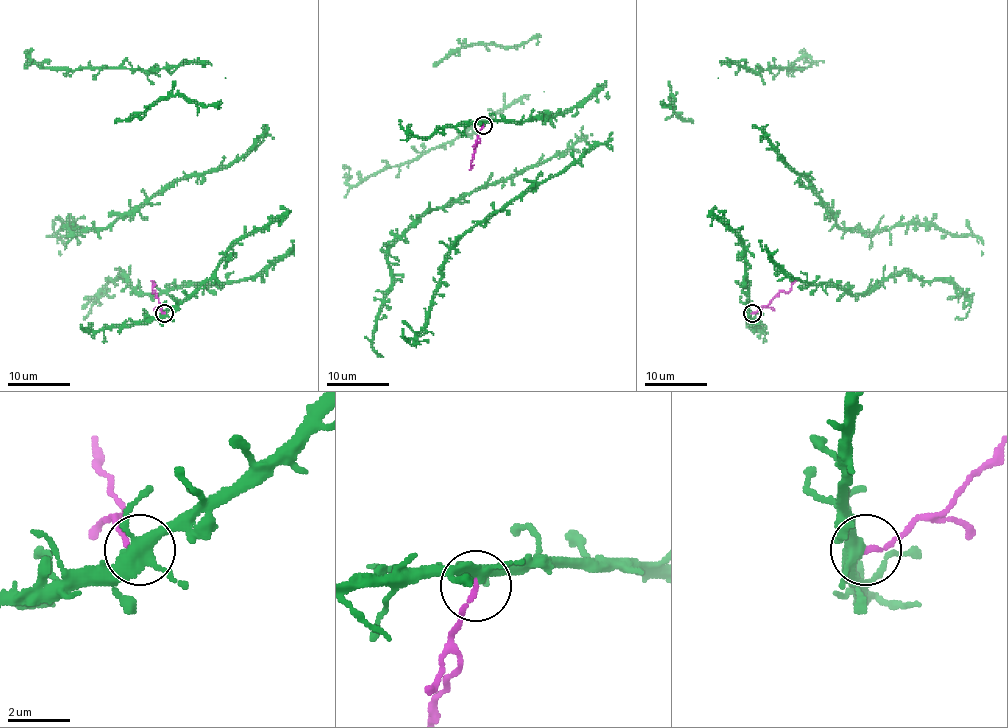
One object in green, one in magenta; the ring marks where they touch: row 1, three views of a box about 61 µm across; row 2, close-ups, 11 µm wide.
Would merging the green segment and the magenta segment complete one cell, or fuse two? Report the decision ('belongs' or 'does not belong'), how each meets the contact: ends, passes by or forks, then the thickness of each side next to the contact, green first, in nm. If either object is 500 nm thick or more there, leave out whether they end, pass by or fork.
does not belong; green forks; magenta ends; calibres 380 and 150 nm

